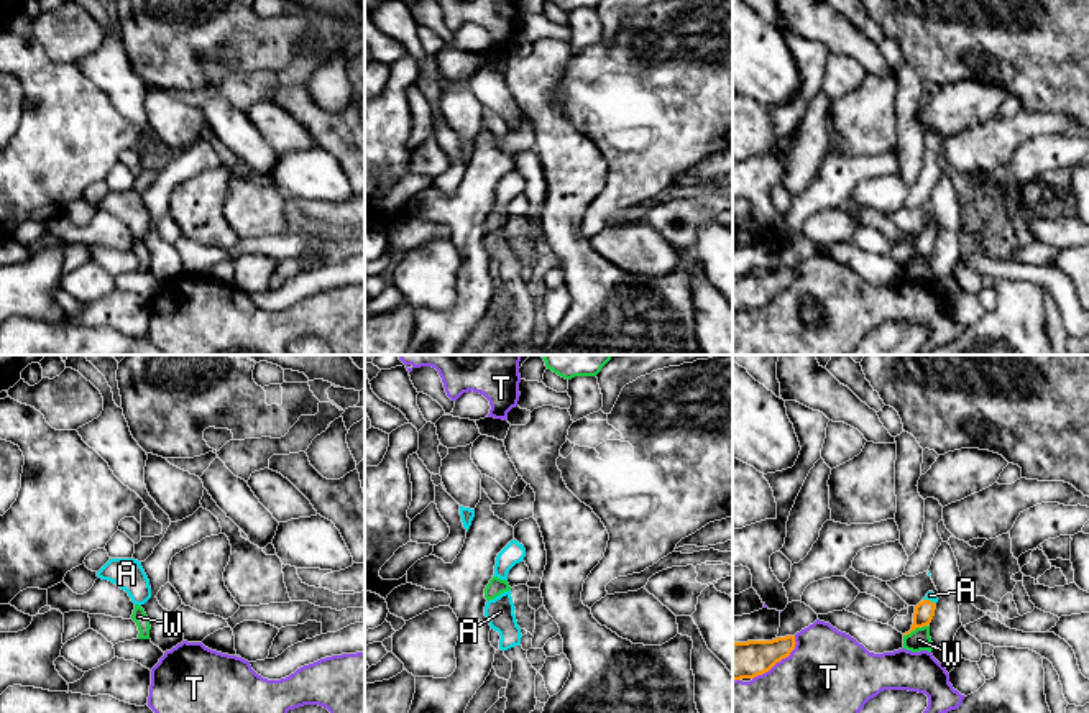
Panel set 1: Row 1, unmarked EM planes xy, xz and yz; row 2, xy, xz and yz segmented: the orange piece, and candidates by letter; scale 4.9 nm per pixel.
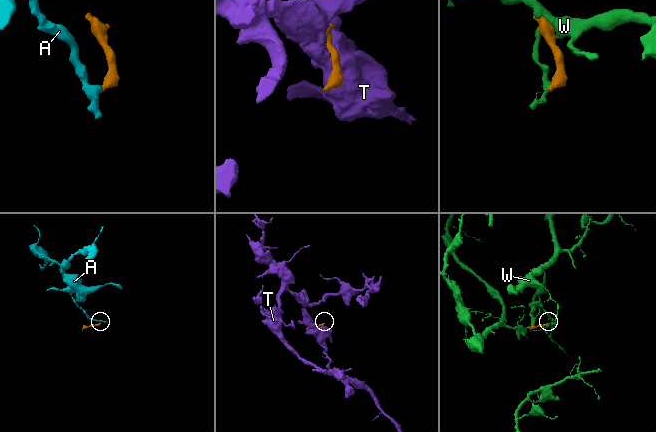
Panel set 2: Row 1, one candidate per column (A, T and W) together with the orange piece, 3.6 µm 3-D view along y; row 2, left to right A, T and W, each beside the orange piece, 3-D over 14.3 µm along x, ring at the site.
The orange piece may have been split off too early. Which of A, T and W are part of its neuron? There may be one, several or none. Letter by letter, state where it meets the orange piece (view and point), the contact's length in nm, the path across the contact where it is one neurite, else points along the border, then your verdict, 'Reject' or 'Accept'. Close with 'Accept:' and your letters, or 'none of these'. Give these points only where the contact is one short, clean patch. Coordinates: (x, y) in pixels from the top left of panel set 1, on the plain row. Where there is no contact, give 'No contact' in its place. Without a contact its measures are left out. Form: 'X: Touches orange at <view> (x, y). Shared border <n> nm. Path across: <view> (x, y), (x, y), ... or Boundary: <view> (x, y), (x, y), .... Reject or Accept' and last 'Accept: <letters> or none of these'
A: Touches orange at yz (928, 232). Shared border 70 nm. Path across: yz (923, 245), (928, 232), (930, 227). Accept
T: Touches orange at yz (779, 293). Shared border 300 nm. Reject
W: Touches orange at yz (915, 260). Shared border 130 nm. Reject
Accept: A

